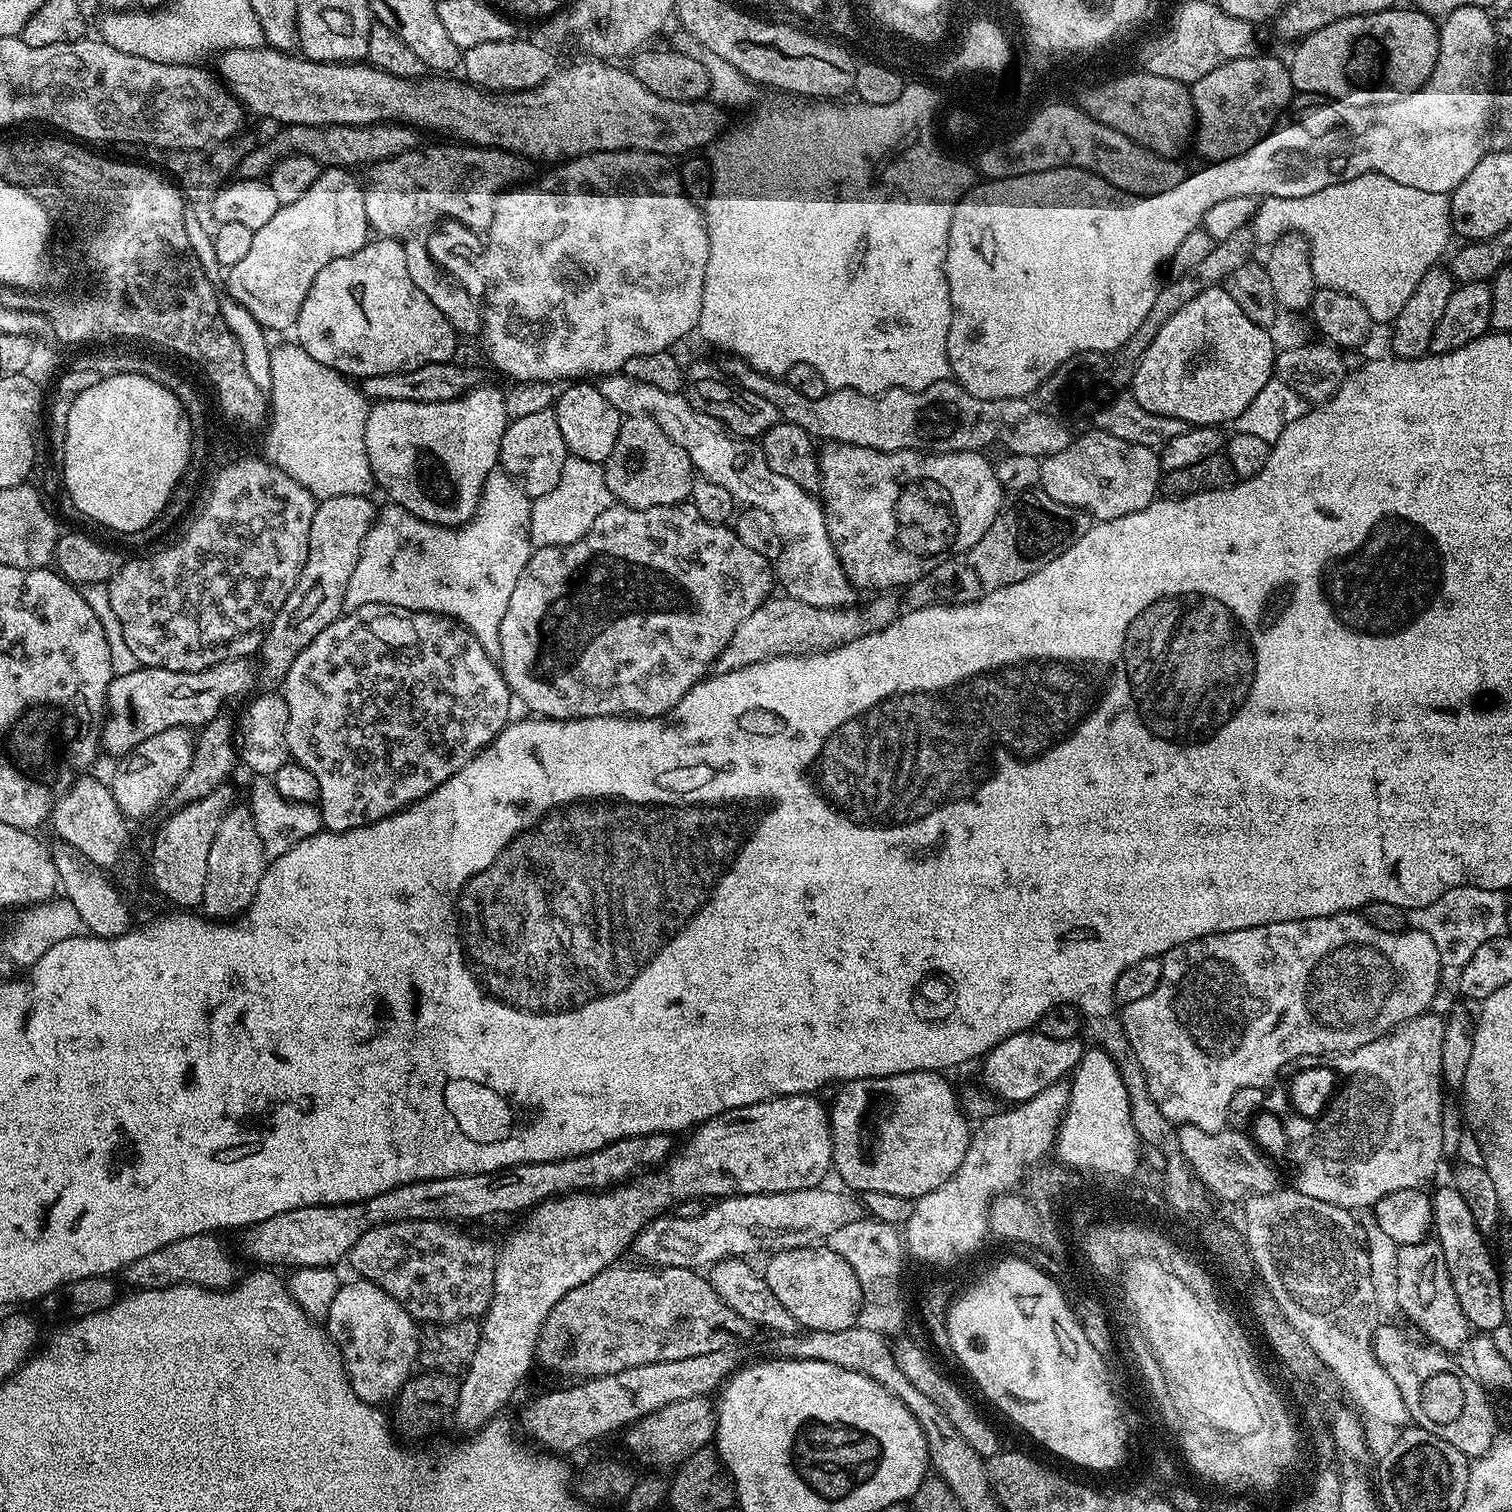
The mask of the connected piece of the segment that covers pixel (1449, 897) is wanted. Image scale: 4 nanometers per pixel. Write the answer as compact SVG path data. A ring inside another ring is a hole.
M1462 886L1442 894L1442 898L1438 898L1438 902L1430 902L1430 906L1411 909L1406 920L1415 931L1433 940L1441 965L1464 968L1466 962L1474 958L1474 950L1478 950L1482 942L1490 942L1490 938L1505 935L1507 928L1504 927L1510 924L1506 918L1510 900L1506 897L1504 892Z

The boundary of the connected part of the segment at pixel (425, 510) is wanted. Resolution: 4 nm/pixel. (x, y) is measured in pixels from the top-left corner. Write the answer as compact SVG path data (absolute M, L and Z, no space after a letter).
M477 386L470 392L450 402L392 402L390 400L377 400L369 407L366 418L366 458L370 458L370 470L372 479L388 495L387 499L393 504L398 504L410 514L414 514L420 520L431 524L437 524L443 528L459 528L460 525L468 523L479 506L481 493L484 490L484 481L489 473L494 473L498 468L500 459L500 443L502 434L509 426L510 418L506 414L506 402L504 392L496 388L484 388Z

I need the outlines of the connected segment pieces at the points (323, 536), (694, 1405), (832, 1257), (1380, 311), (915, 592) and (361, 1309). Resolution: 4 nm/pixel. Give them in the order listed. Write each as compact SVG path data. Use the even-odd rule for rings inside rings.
M339 496L317 503L314 522L310 522L310 546L306 562L302 566L302 574L298 574L294 590L290 590L282 610L278 610L270 630L260 643L258 659L264 663L264 672L270 679L276 682L283 681L294 658L298 658L298 654L306 650L306 646L310 646L310 642L314 642L314 638L322 634L322 630L326 630L326 626L333 624L345 611L346 586L350 586L350 574L354 574L354 566L358 566L364 539L371 530L372 521L376 519L378 511L377 505L372 505L370 501L368 496Z
M707 1396L670 1402L641 1420L630 1424L623 1433L624 1444L644 1464L679 1466L698 1450L709 1447L716 1435L716 1406Z
M788 1246L785 1252L772 1256L762 1268L762 1278L774 1290L774 1298L794 1314L801 1329L846 1330L857 1323L862 1297L858 1278L850 1270L850 1262L832 1252L828 1246L795 1248Z
M1362 174L1358 178L1350 178L1350 182L1338 182L1338 186L1326 186L1326 190L1318 190L1318 194L1310 194L1306 198L1278 198L1277 196L1266 196L1259 201L1256 215L1252 218L1250 229L1255 236L1255 243L1262 246L1271 246L1285 234L1299 234L1308 241L1308 251L1312 253L1312 269L1317 285L1330 290L1342 290L1342 294L1350 294L1350 298L1358 298L1362 306L1366 306L1366 314L1377 325L1395 321L1402 306L1414 294L1418 282L1422 282L1422 274L1426 270L1437 267L1441 263L1440 255L1447 253L1448 239L1453 239L1452 230L1452 202L1449 194L1429 194L1427 190L1414 190L1414 186L1402 186L1402 182L1394 182L1394 178L1386 178L1382 174Z
M1033 490L1013 500L1016 501L1012 505L1009 503L1007 506L1001 507L990 530L986 530L986 534L982 534L982 538L978 538L978 542L974 542L971 550L959 552L954 558L942 562L942 566L935 568L929 576L923 576L921 580L907 585L906 591L903 593L905 596L902 596L903 603L909 609L913 609L928 608L937 602L969 604L980 600L983 596L989 596L991 592L1002 586L1022 582L1033 576L1038 570L1042 570L1042 566L1046 566L1051 560L1058 558L1066 550L1070 550L1070 546L1074 546L1074 542L1078 542L1078 538L1082 538L1082 534L1091 530L1094 523L1092 516L1086 510L1066 506L1066 502L1054 502L1054 498L1050 498L1043 490Z
M352 1278L349 1284L348 1281L341 1283L338 1294L334 1294L334 1302L326 1317L326 1331L340 1345L344 1366L352 1381L352 1389L356 1397L362 1402L377 1406L384 1406L387 1400L392 1402L397 1399L401 1388L413 1375L412 1364L414 1368L420 1352L417 1321L413 1320L404 1305L390 1298L390 1294L386 1294L386 1290L382 1290L377 1284Z

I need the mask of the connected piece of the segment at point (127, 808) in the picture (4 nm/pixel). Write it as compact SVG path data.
M171 728L162 730L162 734L154 734L154 738L146 738L146 742L138 745L127 758L112 772L110 787L114 802L122 810L129 821L144 820L160 803L171 797L172 791L182 780L182 774L192 765L196 753L197 737L193 729Z

